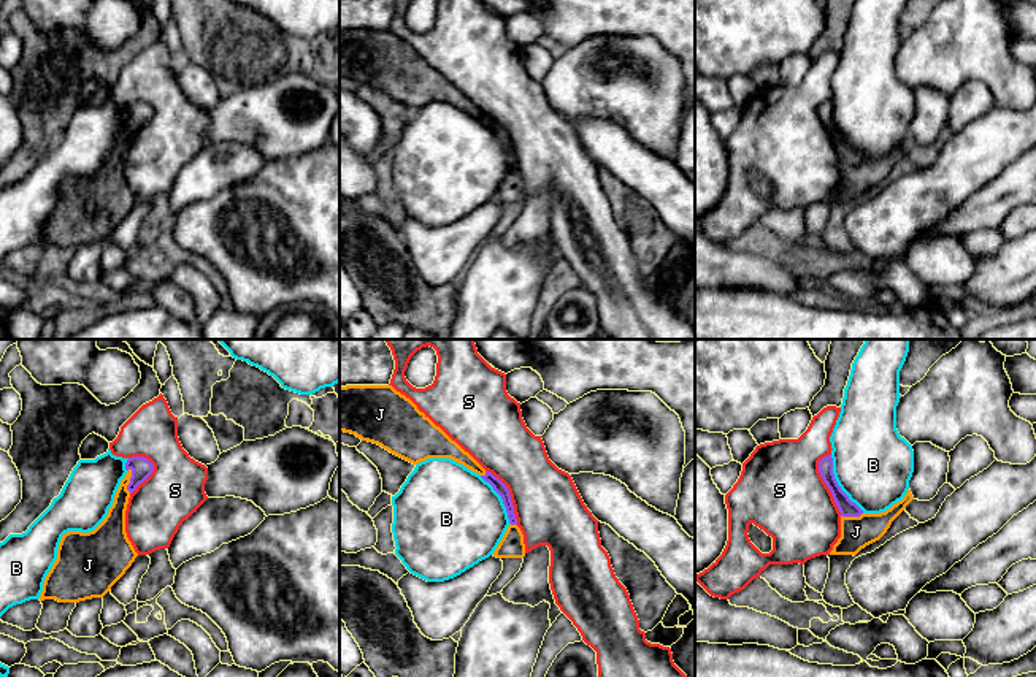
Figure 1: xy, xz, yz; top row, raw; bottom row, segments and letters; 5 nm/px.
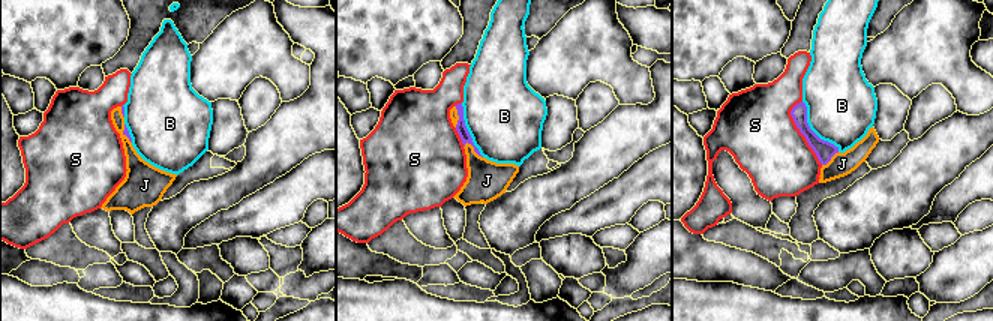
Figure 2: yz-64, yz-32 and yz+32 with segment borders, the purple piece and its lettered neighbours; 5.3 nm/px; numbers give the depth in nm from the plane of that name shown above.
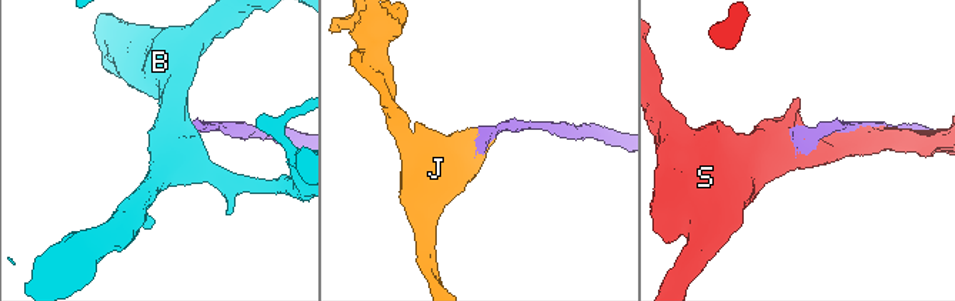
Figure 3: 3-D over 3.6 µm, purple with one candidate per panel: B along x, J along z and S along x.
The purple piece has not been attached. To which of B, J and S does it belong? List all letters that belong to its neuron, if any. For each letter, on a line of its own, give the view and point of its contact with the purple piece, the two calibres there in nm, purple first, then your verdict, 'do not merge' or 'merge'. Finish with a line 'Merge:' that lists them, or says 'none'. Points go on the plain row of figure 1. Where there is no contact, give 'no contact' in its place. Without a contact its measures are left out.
B: meets purple in yz at (836, 129); 80 nm thick on the purple side, 400 nm on the other; do not merge
J: meets purple in xy at (130, 126); 110 nm thick on the purple side, 120 nm on the other; merge
S: meets purple in yz at (825, 127); 80 nm thick on the purple side, 440 nm on the other; do not merge
Merge: J

